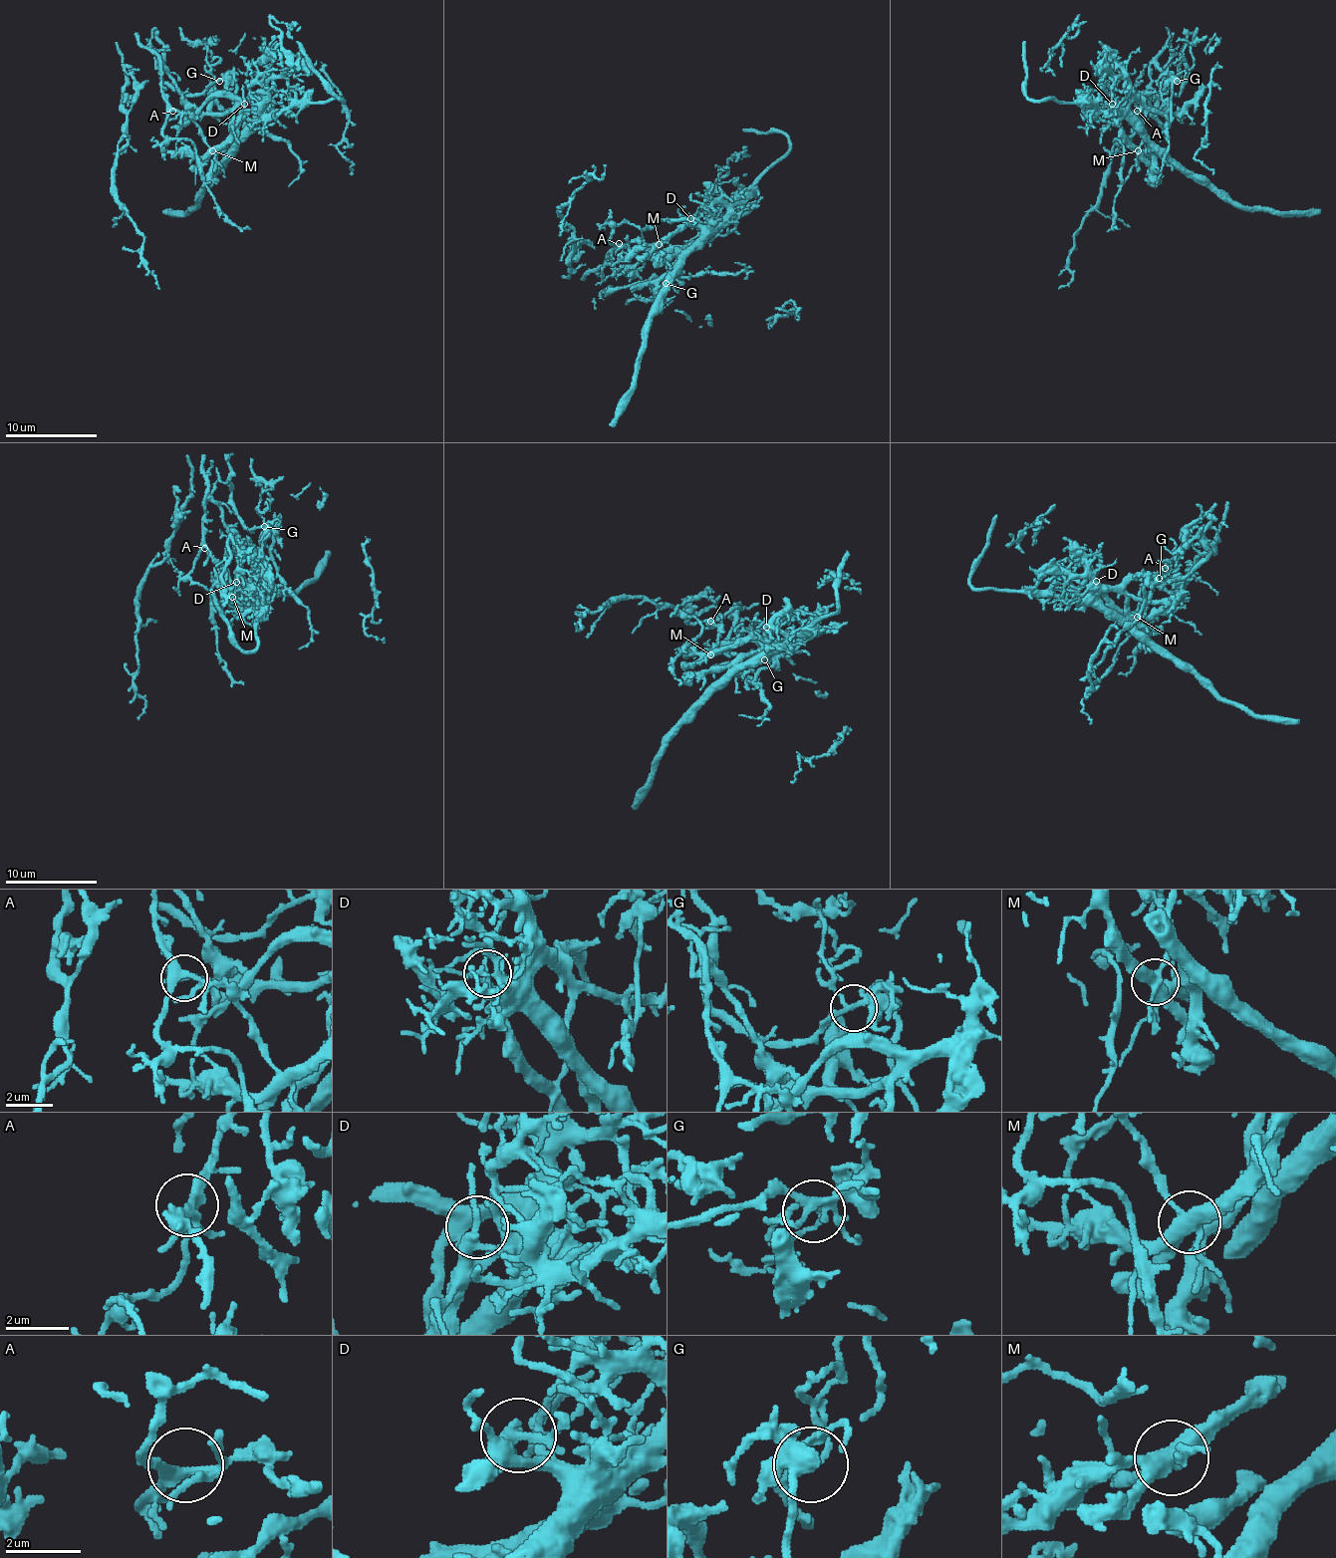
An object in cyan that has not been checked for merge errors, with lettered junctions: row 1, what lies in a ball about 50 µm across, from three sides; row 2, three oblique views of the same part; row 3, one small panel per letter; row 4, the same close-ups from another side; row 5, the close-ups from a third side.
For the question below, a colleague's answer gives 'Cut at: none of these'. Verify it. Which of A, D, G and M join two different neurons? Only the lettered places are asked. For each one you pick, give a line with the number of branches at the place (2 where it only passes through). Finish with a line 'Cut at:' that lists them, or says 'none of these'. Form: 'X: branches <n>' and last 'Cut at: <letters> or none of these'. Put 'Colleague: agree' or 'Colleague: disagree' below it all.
M: branches 5
Cut at: M
Colleague: disagree

